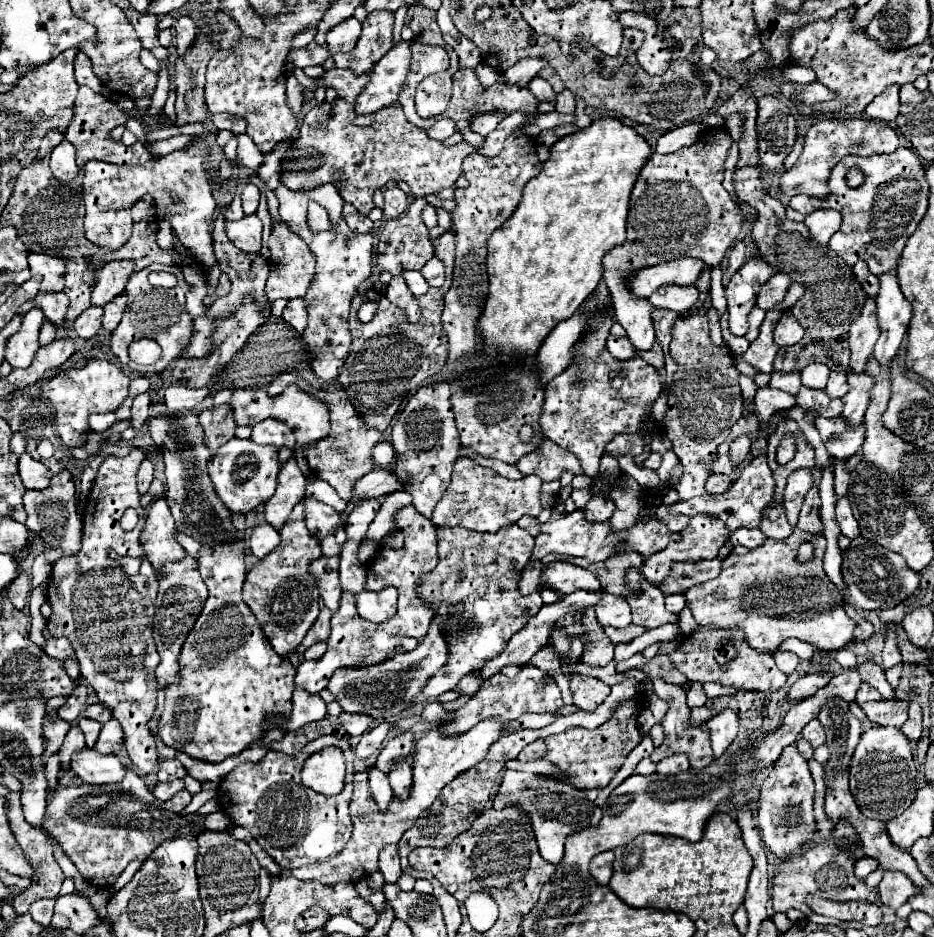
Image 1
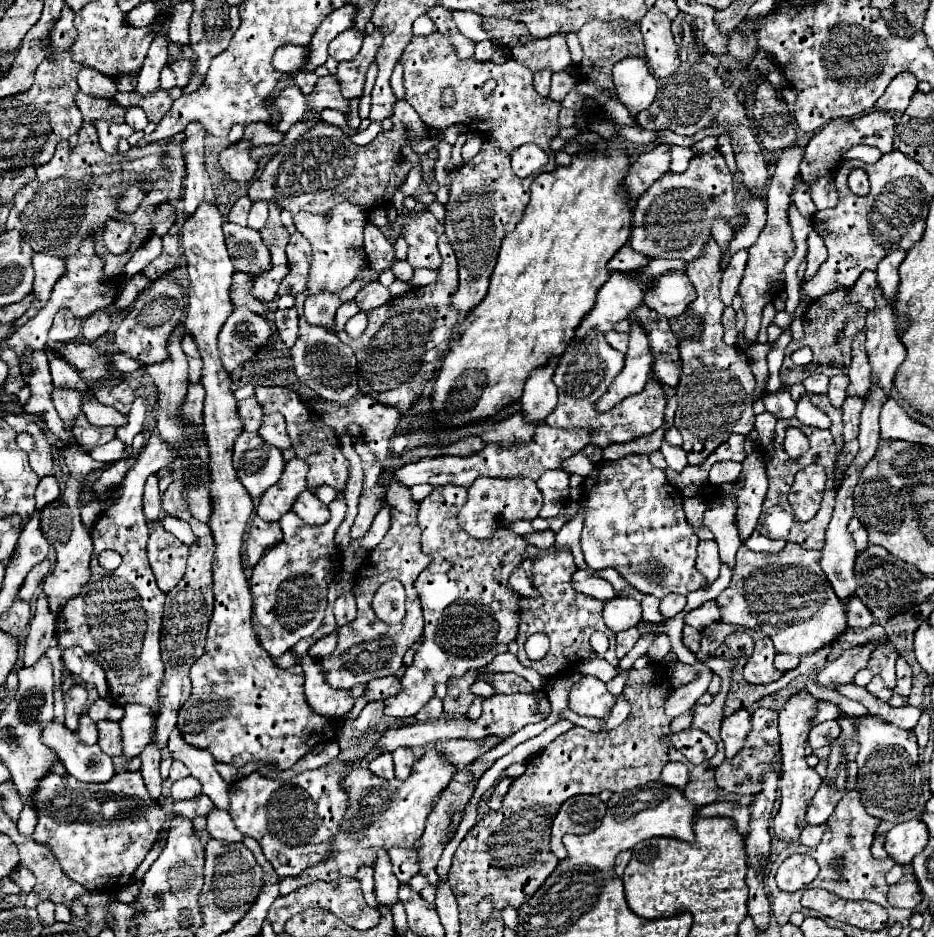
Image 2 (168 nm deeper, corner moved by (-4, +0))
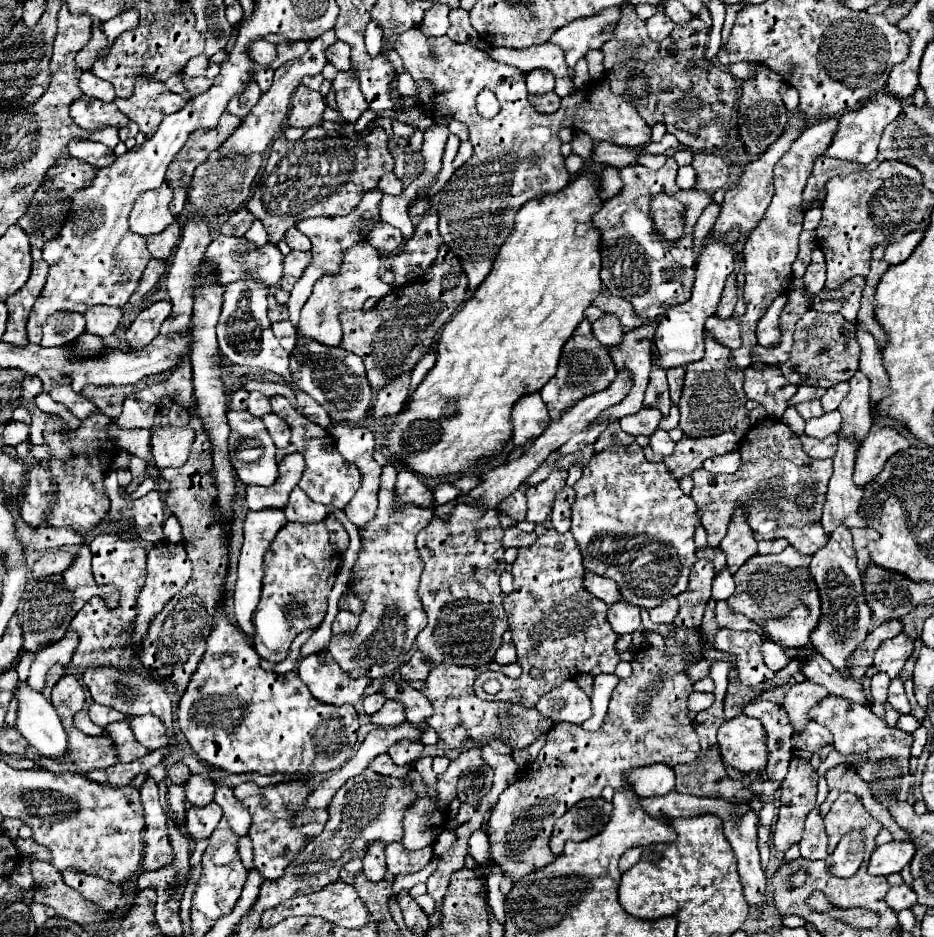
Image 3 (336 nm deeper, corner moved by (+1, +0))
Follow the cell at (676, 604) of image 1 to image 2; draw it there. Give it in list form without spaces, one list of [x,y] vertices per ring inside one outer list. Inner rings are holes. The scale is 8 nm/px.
[[[671,593],[671,595],[667,595],[667,597],[661,599],[659,611],[661,611],[661,615],[663,615],[665,619],[671,619],[671,617],[675,617],[679,611],[683,611],[685,603],[687,603],[687,599],[685,599],[683,595],[673,595],[673,593]]]

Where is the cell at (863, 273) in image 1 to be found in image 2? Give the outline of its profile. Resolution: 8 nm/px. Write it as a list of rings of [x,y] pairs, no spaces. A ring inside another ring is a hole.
[[[863,271],[861,277],[857,279],[857,283],[851,287],[851,295],[849,301],[851,303],[859,303],[865,309],[873,309],[875,305],[875,289],[877,289],[877,275],[875,271]]]

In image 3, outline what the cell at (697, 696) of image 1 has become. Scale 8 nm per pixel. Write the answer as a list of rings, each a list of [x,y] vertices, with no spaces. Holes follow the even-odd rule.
[[[692,693],[688,697],[688,709],[698,713],[698,711],[708,709],[712,705],[712,701],[714,701],[714,695],[712,693]]]

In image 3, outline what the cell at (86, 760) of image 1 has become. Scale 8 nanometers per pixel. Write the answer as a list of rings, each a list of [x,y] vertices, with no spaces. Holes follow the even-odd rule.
[[[18,681],[14,687],[14,697],[18,701],[16,707],[16,729],[20,731],[20,735],[32,745],[36,747],[42,755],[50,757],[50,759],[62,759],[66,755],[66,731],[62,729],[62,723],[56,715],[56,709],[52,707],[50,701],[44,699],[44,695],[40,691],[32,691],[30,685],[26,681]]]

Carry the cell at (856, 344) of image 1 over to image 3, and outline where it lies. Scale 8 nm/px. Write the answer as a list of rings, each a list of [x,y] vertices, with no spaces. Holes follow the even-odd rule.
[[[856,373],[850,381],[850,393],[842,399],[838,411],[842,413],[842,429],[840,433],[848,433],[854,437],[856,447],[868,435],[872,427],[872,409],[870,409],[870,381],[864,373]]]

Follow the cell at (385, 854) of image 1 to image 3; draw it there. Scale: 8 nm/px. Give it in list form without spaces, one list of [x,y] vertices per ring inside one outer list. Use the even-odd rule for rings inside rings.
[[[402,843],[386,845],[386,865],[388,865],[388,871],[392,875],[416,873],[416,871],[424,869],[432,861],[432,857],[434,857],[432,847],[408,851],[408,849],[404,849]]]

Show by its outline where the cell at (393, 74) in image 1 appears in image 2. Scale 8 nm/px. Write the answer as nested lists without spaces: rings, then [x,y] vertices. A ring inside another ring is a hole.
[[[353,99],[349,101],[349,117],[347,117],[347,125],[349,127],[359,127],[361,123],[361,117],[359,117],[359,99]]]

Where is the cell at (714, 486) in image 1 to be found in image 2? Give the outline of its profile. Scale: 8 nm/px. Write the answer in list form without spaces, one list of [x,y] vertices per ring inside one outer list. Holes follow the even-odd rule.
[[[721,461],[715,463],[709,471],[709,483],[711,485],[721,485],[721,483],[735,483],[741,473],[741,463],[735,461]]]

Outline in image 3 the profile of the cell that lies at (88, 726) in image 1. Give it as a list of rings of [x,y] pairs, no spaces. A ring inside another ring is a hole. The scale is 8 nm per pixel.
[[[120,721],[120,723],[110,723],[106,729],[104,729],[114,745],[116,745],[116,751],[118,751],[118,757],[122,763],[130,763],[134,759],[140,759],[144,755],[150,753],[150,749],[144,749],[144,745],[140,745],[128,725],[128,721]]]

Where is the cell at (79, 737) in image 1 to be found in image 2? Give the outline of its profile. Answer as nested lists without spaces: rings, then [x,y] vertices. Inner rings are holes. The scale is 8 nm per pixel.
[[[83,713],[81,719],[79,719],[77,735],[81,737],[81,741],[85,741],[85,745],[93,745],[93,743],[97,743],[97,725],[95,725],[95,721],[89,719],[87,713]]]

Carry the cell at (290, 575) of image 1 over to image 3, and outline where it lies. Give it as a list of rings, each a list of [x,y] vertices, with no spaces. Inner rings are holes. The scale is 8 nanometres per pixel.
[[[286,523],[278,535],[274,537],[272,545],[264,555],[264,585],[262,597],[254,611],[254,649],[262,659],[280,663],[286,659],[288,649],[294,637],[306,629],[316,629],[324,615],[326,615],[326,599],[334,587],[334,579],[340,567],[340,557],[328,541],[328,529],[324,523],[316,525],[302,525],[302,523]]]

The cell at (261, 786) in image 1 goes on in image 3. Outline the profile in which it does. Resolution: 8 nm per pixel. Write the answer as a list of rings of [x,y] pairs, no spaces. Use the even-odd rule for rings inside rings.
[[[292,781],[268,787],[242,783],[234,787],[234,795],[252,813],[254,823],[250,827],[250,839],[254,843],[254,867],[264,879],[282,877],[292,859],[308,845],[308,841],[312,841],[312,837],[318,837],[322,833],[324,823],[328,821],[328,811],[314,811],[304,807],[306,797],[310,795],[306,781]]]

